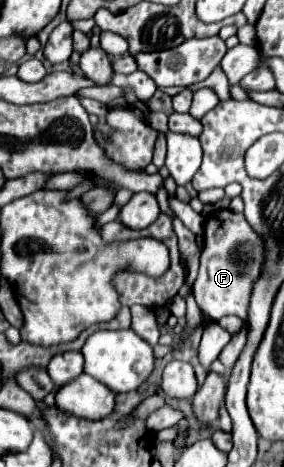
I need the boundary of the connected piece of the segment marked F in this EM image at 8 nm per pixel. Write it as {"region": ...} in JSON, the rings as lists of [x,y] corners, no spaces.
{"region":[[[218,209],[204,223],[204,249],[200,255],[200,273],[194,281],[194,297],[202,313],[212,321],[226,315],[236,315],[240,319],[248,317],[250,297],[254,283],[262,275],[266,261],[266,243],[258,231],[244,219],[242,213],[230,209]]]}

